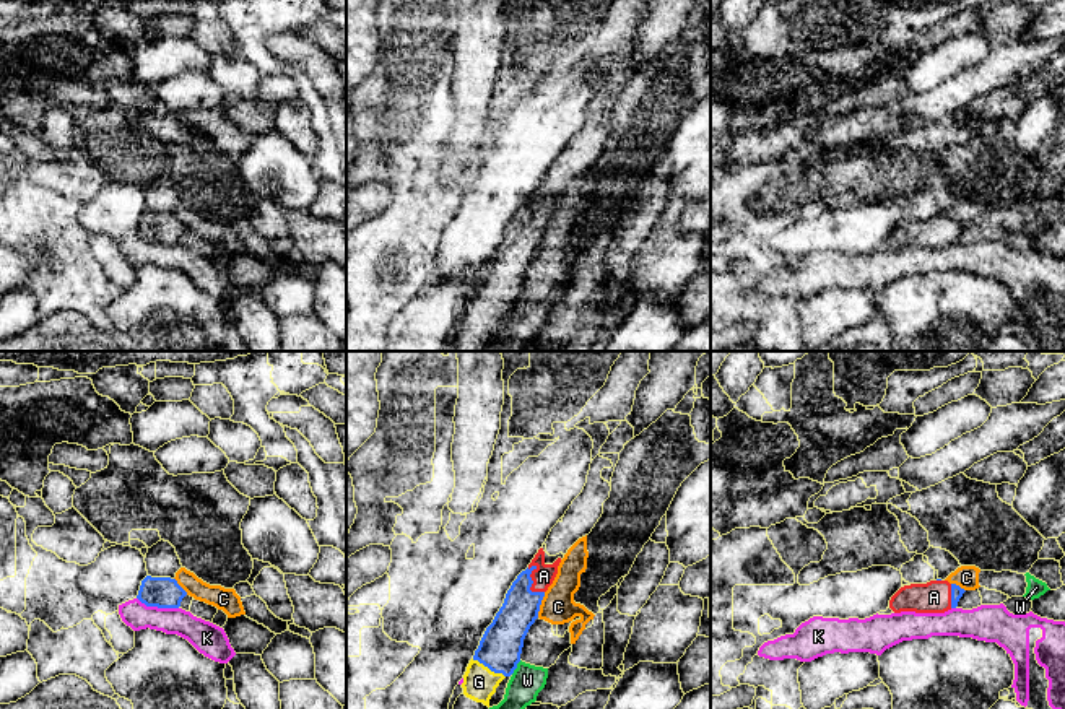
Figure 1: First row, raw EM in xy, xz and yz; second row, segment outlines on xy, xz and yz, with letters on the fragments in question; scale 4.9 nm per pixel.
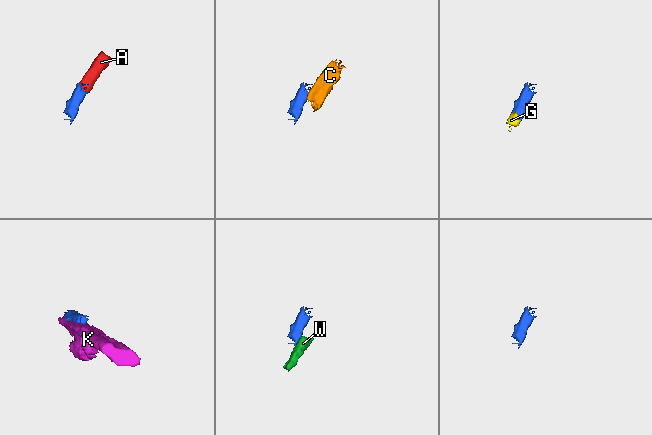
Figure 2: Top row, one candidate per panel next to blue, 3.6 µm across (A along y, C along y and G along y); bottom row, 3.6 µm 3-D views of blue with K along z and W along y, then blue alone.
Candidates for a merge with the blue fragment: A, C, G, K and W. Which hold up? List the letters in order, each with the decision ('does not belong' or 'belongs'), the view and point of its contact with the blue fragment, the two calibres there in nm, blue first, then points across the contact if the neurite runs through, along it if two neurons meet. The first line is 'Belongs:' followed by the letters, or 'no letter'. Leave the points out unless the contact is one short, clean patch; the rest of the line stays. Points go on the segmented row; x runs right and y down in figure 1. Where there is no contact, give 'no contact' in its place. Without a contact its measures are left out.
Belongs: A, G
A: belongs; meets blue in xz at (532, 582); 180 nm thick on the blue side, 110 nm on the other; runs through xz (521, 607), (532, 582), (543, 576)
C: does not belong; meets blue in xz at (540, 604); 190 nm thick on the blue side, 170 nm on the other; border along xz (545, 592), (537, 617)
G: belongs; meets blue in xz at (488, 667); 220 nm thick on the blue side, 170 nm on the other; runs through xz (499, 649), (488, 667), (480, 683)
K: does not belong; meets blue in xy at (158, 607); 160 nm thick on the blue side, 140 nm on the other
W: does not belong; meets blue in xz at (516, 667); 220 nm thick on the blue side, 160 nm on the other; border along xz (521, 661), (511, 674)

